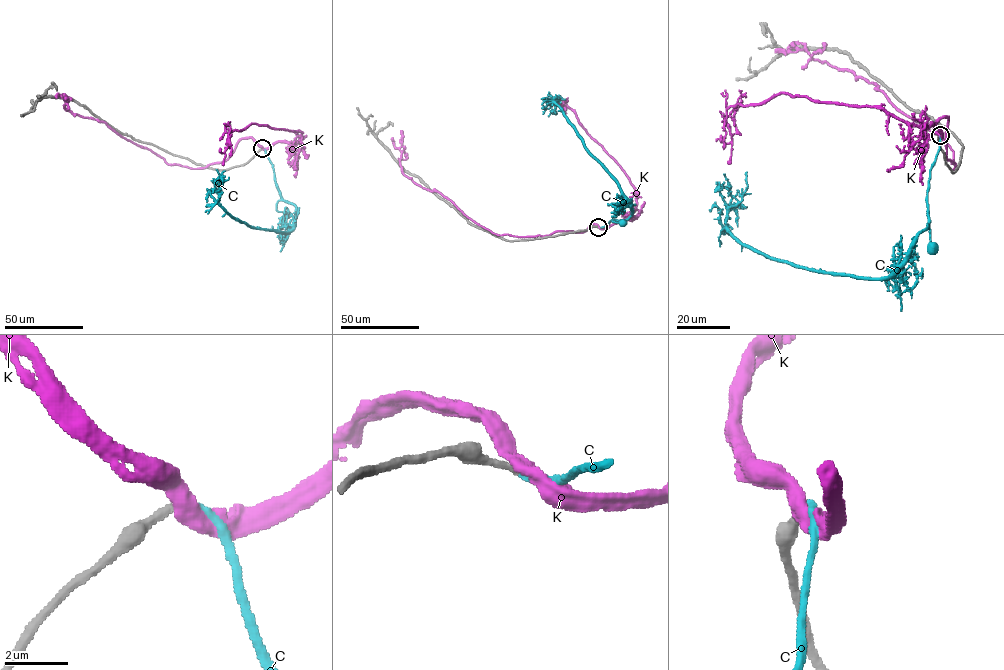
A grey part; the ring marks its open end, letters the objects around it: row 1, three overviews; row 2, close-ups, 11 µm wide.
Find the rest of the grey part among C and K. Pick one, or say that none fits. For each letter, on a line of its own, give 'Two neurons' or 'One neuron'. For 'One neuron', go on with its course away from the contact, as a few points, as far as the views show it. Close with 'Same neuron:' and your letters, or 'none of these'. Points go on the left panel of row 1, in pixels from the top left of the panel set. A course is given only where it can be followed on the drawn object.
C: One neuron. Its course: (262, 148), (273, 169), (281, 200), (276, 209), (286, 214)
K: Two neurons
Same neuron: C

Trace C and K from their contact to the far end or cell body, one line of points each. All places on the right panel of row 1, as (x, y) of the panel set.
C: (940, 135), (927, 195), (931, 247)
K: (939, 135), (934, 124), (945, 117), (946, 158), (955, 170), (951, 148), (876, 84), (806, 51), (775, 49)

